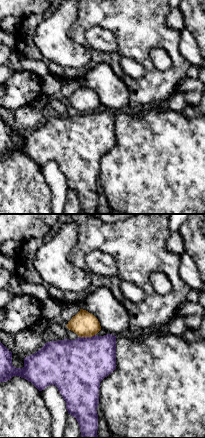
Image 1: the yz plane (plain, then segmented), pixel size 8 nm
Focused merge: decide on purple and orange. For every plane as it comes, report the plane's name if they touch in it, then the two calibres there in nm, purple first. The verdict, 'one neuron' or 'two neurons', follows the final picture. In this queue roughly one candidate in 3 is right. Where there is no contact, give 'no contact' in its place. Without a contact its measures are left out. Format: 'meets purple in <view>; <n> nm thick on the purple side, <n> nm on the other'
meets purple in yz; 440 nm thick on the purple side, 200 nm on the other

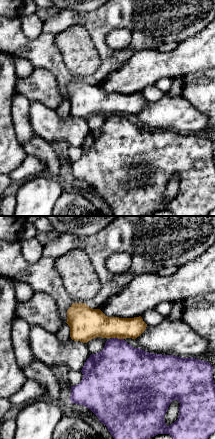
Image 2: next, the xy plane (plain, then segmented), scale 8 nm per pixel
meets purple in xy; 420 nm thick on the purple side, 240 nm on the other

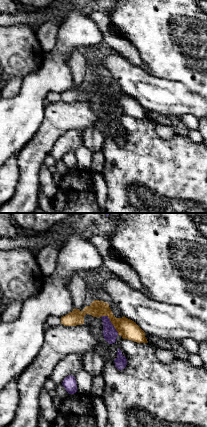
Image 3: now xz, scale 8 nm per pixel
meets purple in xz; 120 nm thick on the purple side, 160 nm on the other

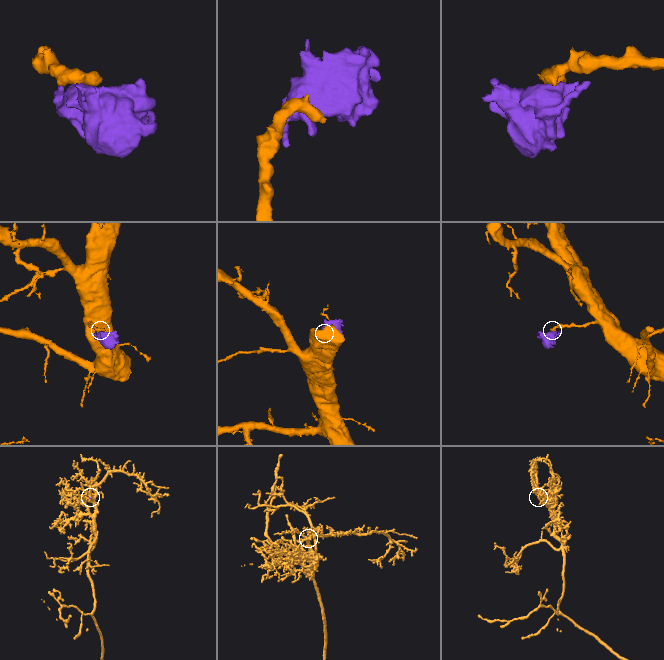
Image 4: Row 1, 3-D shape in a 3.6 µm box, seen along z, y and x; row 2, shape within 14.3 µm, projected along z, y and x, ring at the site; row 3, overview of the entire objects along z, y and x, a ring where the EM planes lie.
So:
two neurons

